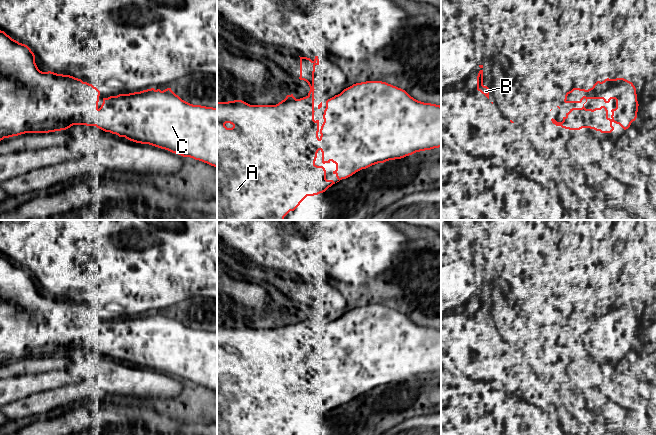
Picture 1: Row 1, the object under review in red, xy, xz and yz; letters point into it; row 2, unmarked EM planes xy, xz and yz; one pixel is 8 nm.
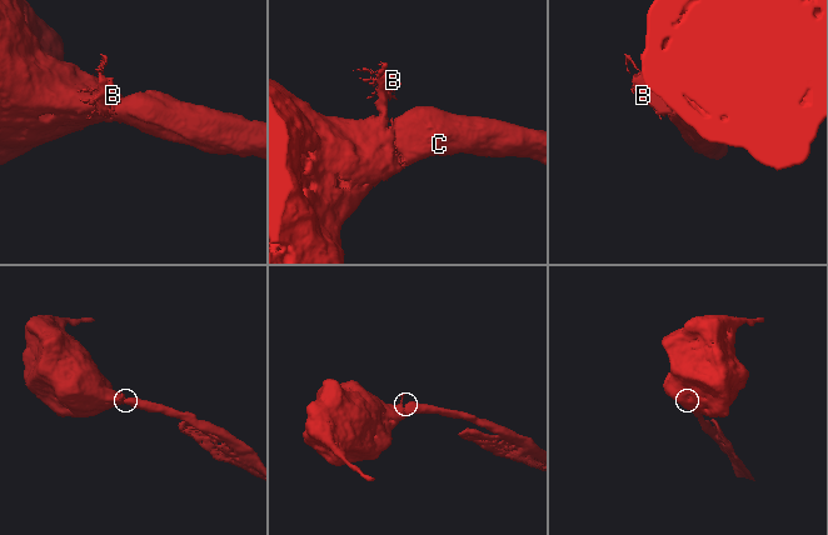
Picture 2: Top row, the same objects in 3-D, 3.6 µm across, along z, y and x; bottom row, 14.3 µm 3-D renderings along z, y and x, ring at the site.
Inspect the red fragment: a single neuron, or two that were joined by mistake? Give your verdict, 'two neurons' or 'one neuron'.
one neuron

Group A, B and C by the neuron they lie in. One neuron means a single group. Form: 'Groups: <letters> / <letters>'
Groups: A B C

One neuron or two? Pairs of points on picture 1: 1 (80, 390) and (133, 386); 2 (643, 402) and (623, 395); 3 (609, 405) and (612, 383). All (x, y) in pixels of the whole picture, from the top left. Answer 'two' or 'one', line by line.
1: two
2: one
3: two

